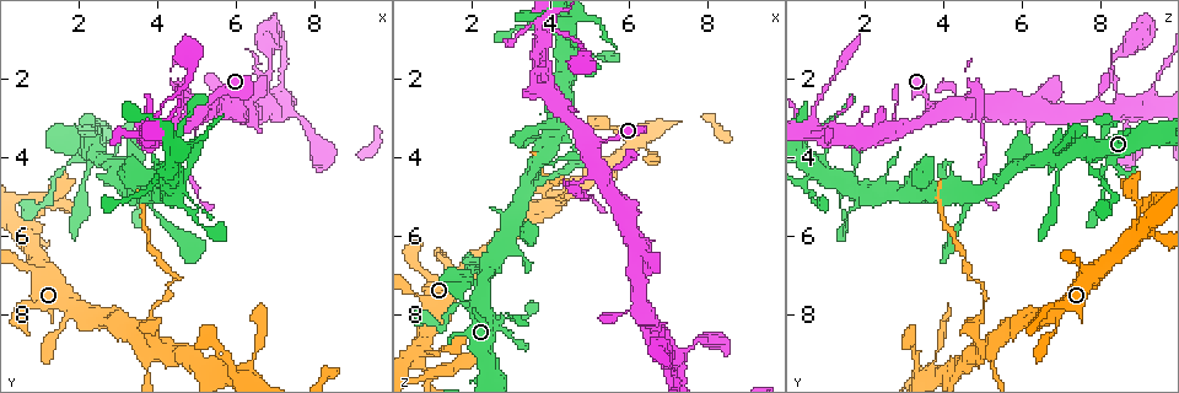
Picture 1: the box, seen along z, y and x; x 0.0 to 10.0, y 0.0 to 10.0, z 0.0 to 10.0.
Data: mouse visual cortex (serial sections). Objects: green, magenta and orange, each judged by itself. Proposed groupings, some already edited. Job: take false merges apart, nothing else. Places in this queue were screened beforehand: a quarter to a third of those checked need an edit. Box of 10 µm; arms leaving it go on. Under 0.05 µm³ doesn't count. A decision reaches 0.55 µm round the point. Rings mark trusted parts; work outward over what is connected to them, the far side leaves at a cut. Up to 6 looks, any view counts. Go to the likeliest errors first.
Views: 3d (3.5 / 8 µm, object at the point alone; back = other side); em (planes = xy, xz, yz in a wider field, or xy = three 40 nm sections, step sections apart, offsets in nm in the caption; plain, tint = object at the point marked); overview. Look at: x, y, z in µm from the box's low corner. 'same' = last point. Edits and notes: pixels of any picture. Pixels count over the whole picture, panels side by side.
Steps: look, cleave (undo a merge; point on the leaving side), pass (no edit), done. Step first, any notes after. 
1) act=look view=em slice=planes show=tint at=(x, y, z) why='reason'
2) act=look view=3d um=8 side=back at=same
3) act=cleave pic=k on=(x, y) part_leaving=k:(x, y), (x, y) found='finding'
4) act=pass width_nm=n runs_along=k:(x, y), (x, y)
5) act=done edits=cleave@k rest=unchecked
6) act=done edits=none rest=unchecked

act=look view=3d um=8 side=back at=(3.90, 7.95, 4.95) why='sudden change in width'

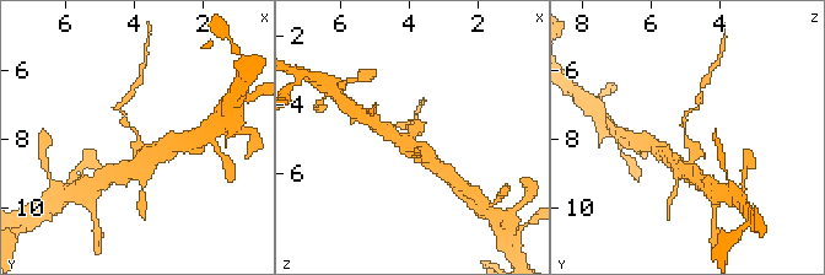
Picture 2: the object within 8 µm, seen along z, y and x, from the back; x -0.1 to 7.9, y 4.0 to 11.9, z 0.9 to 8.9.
act=look view=em slice=xy step=2 show=tint at=same arm_widths_nm=100,250 why='need the tissue'

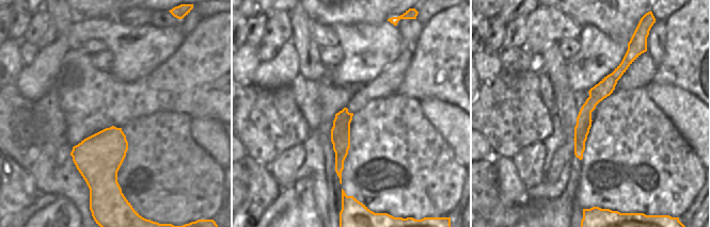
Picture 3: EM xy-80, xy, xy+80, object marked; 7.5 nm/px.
act=cleave pic=2 on=(699, 100) border=3:(612, 73), (617, 80) found='two cells meet here'

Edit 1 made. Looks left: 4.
act=look view=overview

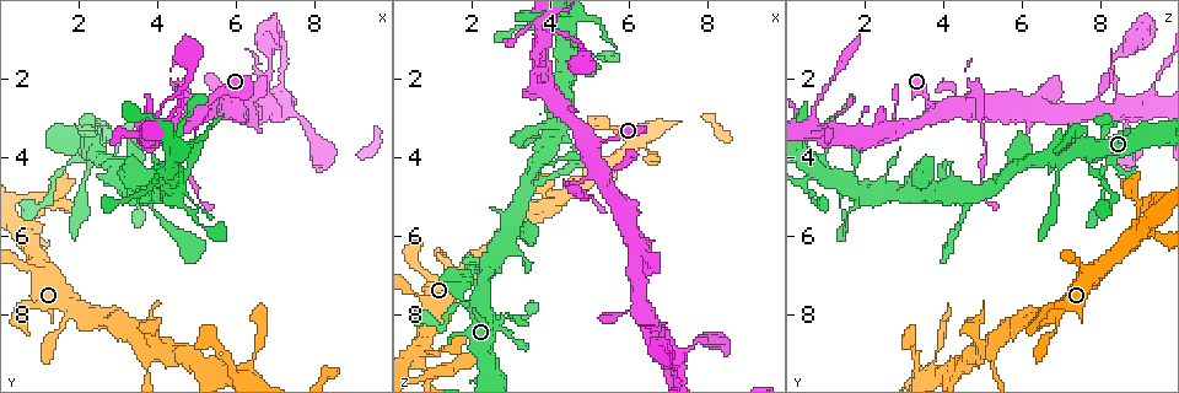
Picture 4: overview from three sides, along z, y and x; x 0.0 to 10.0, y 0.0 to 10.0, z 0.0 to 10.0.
act=look view=3d um=3.5 side=back at=(5.10, 2.85, 3.90) why='narrows sharply'

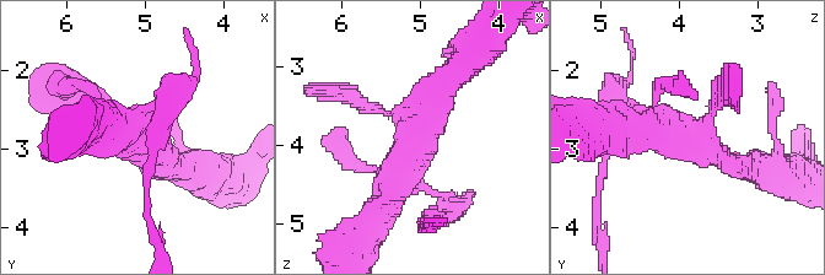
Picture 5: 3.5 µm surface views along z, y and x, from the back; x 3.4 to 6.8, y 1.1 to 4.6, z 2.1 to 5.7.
act=look view=em slice=planes show=tint at=(5.05, 2.85, 3.80) arms=4 arm_widths_nm=150,200,300,450

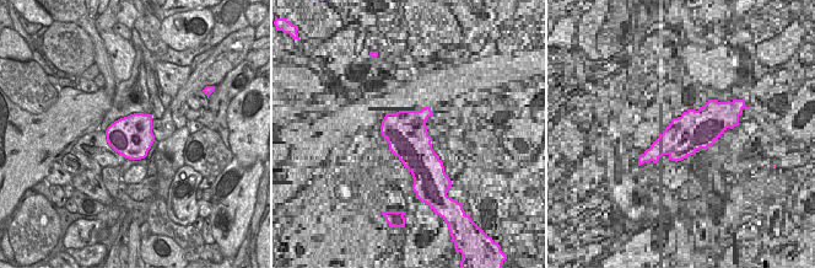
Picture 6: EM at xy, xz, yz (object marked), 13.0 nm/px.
act=pass found='all the same cell'

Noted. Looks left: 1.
act=look view=3d um=3.5 at=(2.30, 3.80, 7.15) why='abrupt turn'

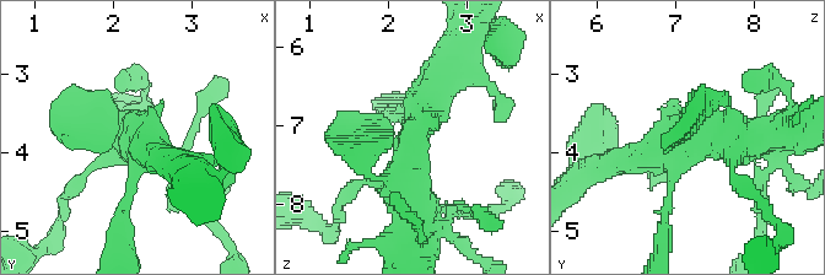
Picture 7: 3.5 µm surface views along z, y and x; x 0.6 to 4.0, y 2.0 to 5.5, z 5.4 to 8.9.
act=pass runs_along=7:(410, 217), (410, 139), (441, 74) found='continuous, no second cell'

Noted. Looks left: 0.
act=done edits=cleave@2 rest=unchecked

